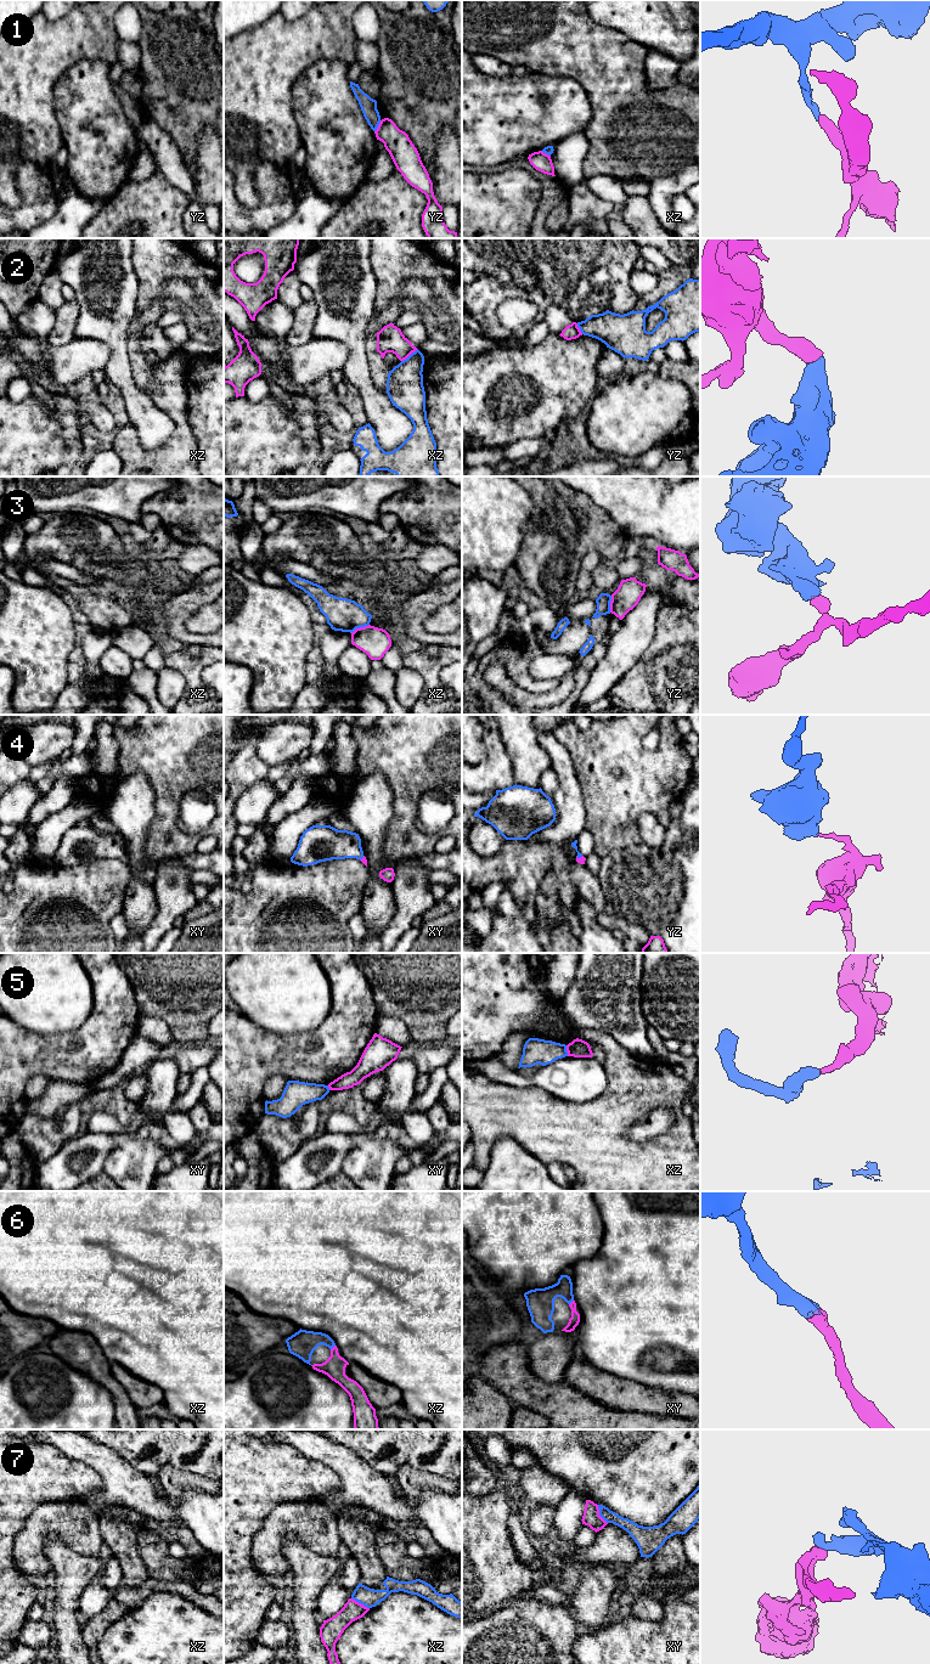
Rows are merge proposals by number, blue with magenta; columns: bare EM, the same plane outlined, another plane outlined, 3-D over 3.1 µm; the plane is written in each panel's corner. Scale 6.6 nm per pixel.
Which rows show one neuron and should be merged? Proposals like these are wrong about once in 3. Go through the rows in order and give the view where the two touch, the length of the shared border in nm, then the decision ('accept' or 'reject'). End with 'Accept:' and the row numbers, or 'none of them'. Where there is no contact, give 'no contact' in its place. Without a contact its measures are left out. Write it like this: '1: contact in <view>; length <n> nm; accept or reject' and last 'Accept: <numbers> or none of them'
1: contact in yz; length 90 nm; reject
2: contact in xz; length 140 nm; reject
3: contact in xz; length 140 nm; reject
4: contact in yz; length 50 nm; accept
5: contact in xz; length 70 nm; reject
6: contact in xz; length 50 nm; accept
7: contact in xy; length 140 nm; reject
Accept: 4, 6

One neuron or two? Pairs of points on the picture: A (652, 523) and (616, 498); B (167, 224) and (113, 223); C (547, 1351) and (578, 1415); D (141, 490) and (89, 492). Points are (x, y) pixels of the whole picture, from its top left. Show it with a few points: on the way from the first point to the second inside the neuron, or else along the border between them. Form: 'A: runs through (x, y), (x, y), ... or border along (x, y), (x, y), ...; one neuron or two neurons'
A: runs through (643, 514), (625, 498); one neuron
B: runs through (153, 215), (127, 215); one neuron
C: border along (533, 1372), (546, 1382), (563, 1381); two neurons
D: runs through (128, 490), (102, 490); one neuron

